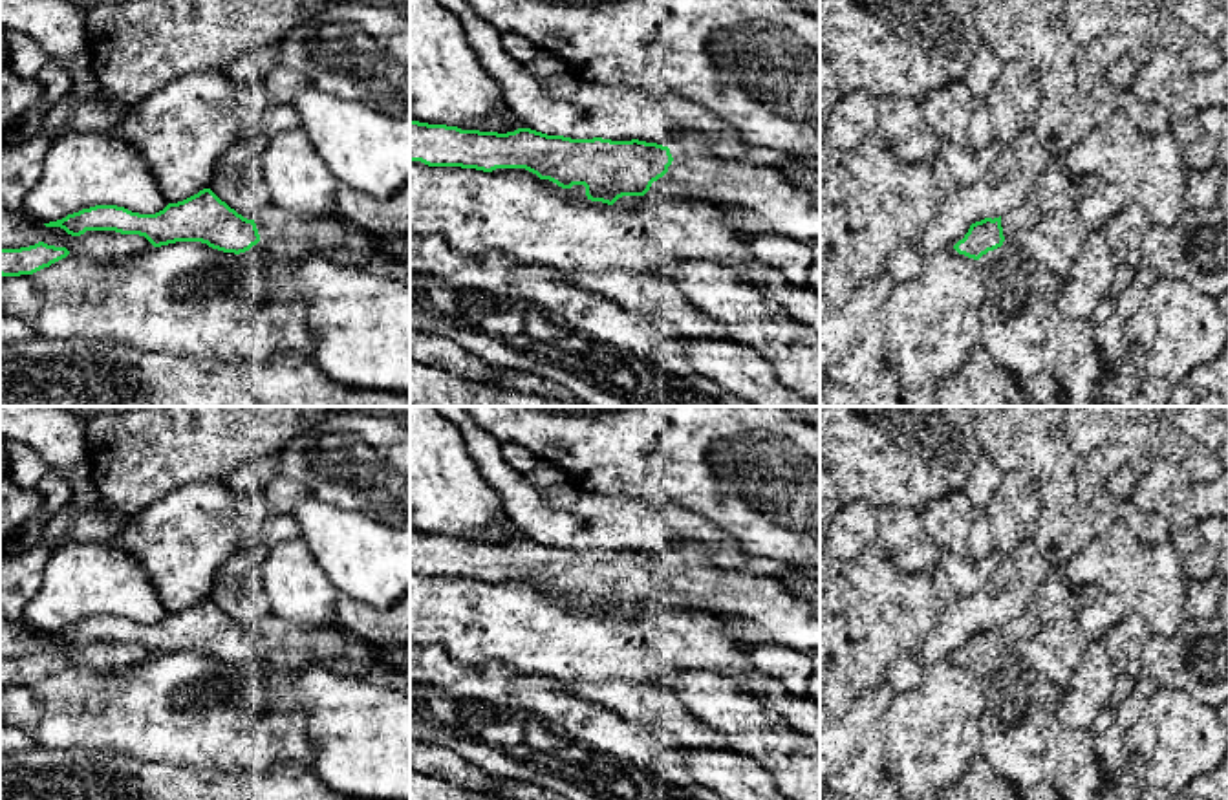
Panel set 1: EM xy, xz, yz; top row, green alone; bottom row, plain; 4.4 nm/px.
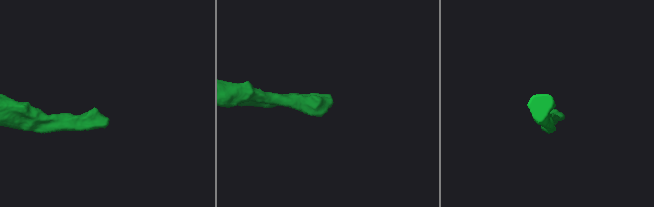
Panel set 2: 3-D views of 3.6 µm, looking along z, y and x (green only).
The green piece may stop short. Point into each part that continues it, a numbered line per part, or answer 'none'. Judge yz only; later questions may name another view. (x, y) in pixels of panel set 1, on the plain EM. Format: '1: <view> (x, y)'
none

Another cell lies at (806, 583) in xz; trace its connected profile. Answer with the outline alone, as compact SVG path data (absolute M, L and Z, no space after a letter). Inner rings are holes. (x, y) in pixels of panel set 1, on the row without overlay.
M802 568L800 573L776 577L776 580L798 597L805 597L820 604L820 575L814 569Z

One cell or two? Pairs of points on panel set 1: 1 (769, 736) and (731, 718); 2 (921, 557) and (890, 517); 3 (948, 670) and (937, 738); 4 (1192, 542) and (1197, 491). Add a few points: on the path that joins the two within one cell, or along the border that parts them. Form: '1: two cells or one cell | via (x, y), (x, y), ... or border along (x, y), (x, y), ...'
1: two cells | border along (743, 694), (753, 711), (753, 756)
2: one cell | via (912, 548), (897, 526)
3: one cell | via (945, 687), (945, 705), (937, 722)
4: two cells | border along (1188, 482), (1188, 508), (1197, 520)

